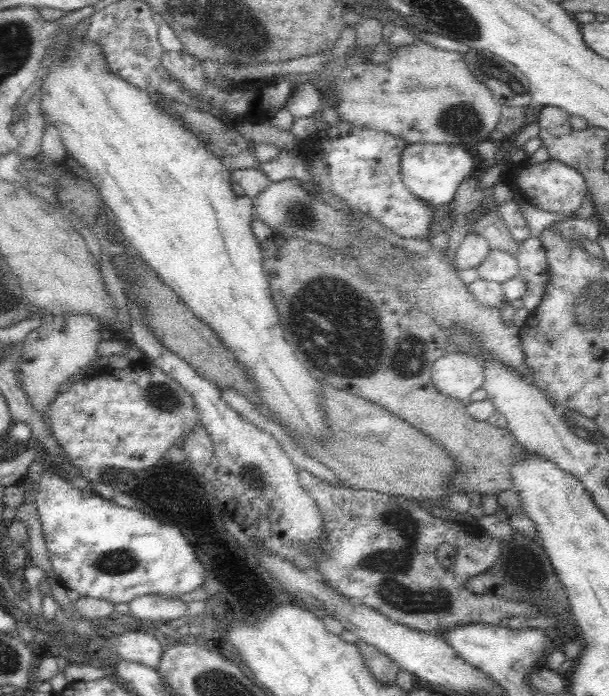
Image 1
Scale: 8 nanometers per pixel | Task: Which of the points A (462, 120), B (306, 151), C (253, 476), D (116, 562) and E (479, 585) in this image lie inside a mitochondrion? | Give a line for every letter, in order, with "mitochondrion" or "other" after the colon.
A: mitochondrion
B: other
C: mitochondrion
D: mitochondrion
E: mitochondrion

